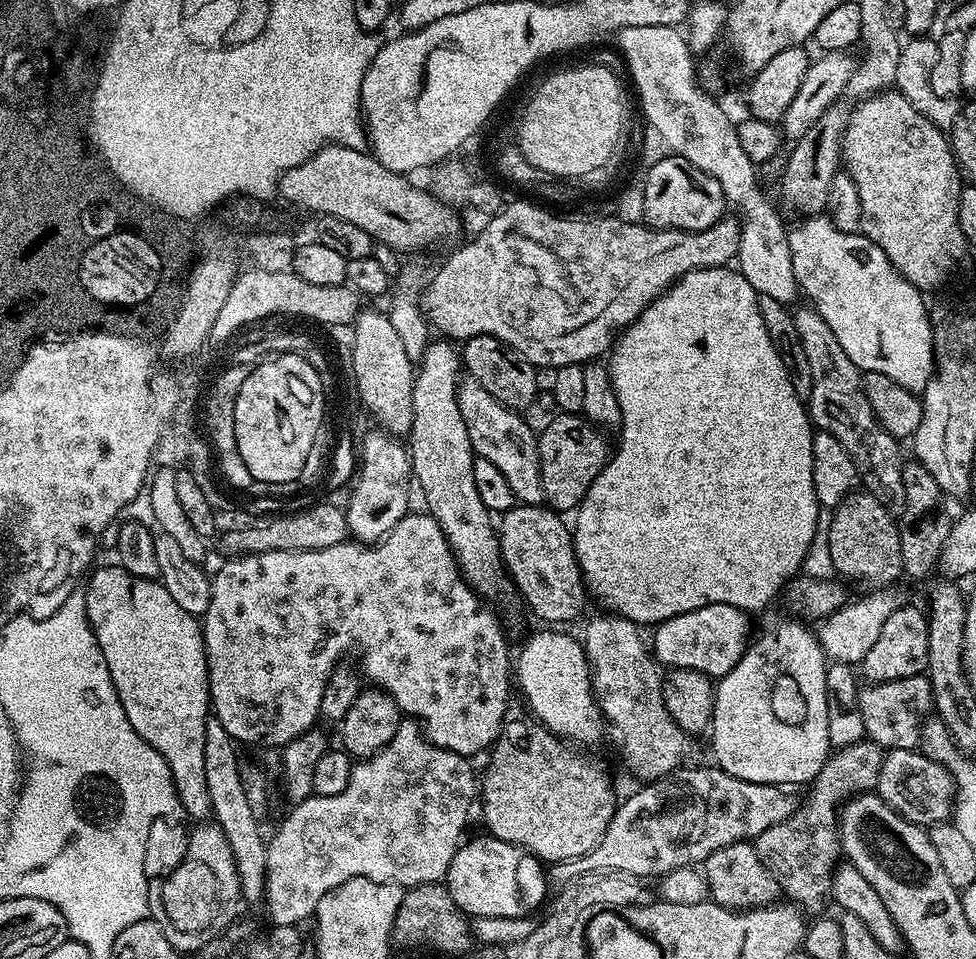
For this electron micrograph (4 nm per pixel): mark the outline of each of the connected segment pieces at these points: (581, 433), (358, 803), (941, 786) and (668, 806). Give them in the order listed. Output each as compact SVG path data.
M556 414L544 429L539 429L536 445L540 455L540 485L547 507L553 512L568 514L579 508L586 490L610 459L610 447L604 436L601 429L580 414Z
M404 720L400 723L400 729L394 734L394 738L389 742L387 754L372 756L368 760L361 760L353 763L350 782L346 782L346 790L342 794L333 796L317 796L315 794L308 797L307 800L295 805L291 809L292 813L280 824L280 829L273 834L272 840L267 841L266 854L266 874L265 874L265 892L263 903L268 904L268 916L272 919L273 925L303 925L303 920L315 913L318 902L330 890L341 888L350 878L366 878L374 882L383 884L396 884L399 888L409 889L417 888L423 884L439 884L448 875L448 867L454 858L457 848L460 847L462 839L465 837L464 827L468 824L468 815L474 812L474 801L478 796L478 776L472 773L473 761L466 756L460 756L457 752L451 752L445 748L438 747L427 740L412 720Z
M893 748L885 751L874 792L905 820L921 826L931 826L951 817L956 786L952 783L951 774L923 752L910 748Z
M681 766L676 771L671 772L668 776L664 776L661 780L653 780L640 786L637 792L632 792L628 797L621 799L616 805L616 812L610 818L610 822L606 826L606 830L602 834L602 838L598 842L598 846L594 846L584 856L579 856L576 860L562 860L553 863L550 868L550 880L553 885L561 886L569 880L576 880L580 876L594 872L610 872L625 871L626 874L632 874L637 878L644 876L656 876L655 878L664 877L667 872L673 872L679 868L691 868L693 866L703 865L706 858L710 858L710 854L714 854L714 850L722 850L722 846L730 846L736 844L739 840L751 841L757 836L761 836L766 830L770 830L770 826L774 826L778 822L782 822L786 818L790 818L798 807L798 800L792 796L787 796L783 787L774 784L759 784L758 782L746 782L734 778L730 774L723 772L719 766L711 766L712 768L688 768L689 766Z

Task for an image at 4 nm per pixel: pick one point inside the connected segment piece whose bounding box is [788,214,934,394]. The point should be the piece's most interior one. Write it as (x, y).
(878, 316)

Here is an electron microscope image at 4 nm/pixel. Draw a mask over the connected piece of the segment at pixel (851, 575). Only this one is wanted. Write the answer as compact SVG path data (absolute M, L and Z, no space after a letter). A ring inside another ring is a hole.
M857 490L851 496L847 496L831 513L828 541L830 542L830 562L834 562L834 573L837 577L845 576L845 578L840 577L845 581L857 580L858 583L865 584L865 589L868 590L887 588L899 581L896 579L901 579L904 563L900 549L898 520L887 503L879 496L874 496L867 490Z

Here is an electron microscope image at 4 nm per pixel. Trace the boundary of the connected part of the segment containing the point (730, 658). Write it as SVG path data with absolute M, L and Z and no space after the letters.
M729 604L702 606L698 610L678 614L655 625L653 632L656 633L650 636L650 651L657 665L668 670L685 668L709 678L727 676L748 649L748 620L749 613Z

